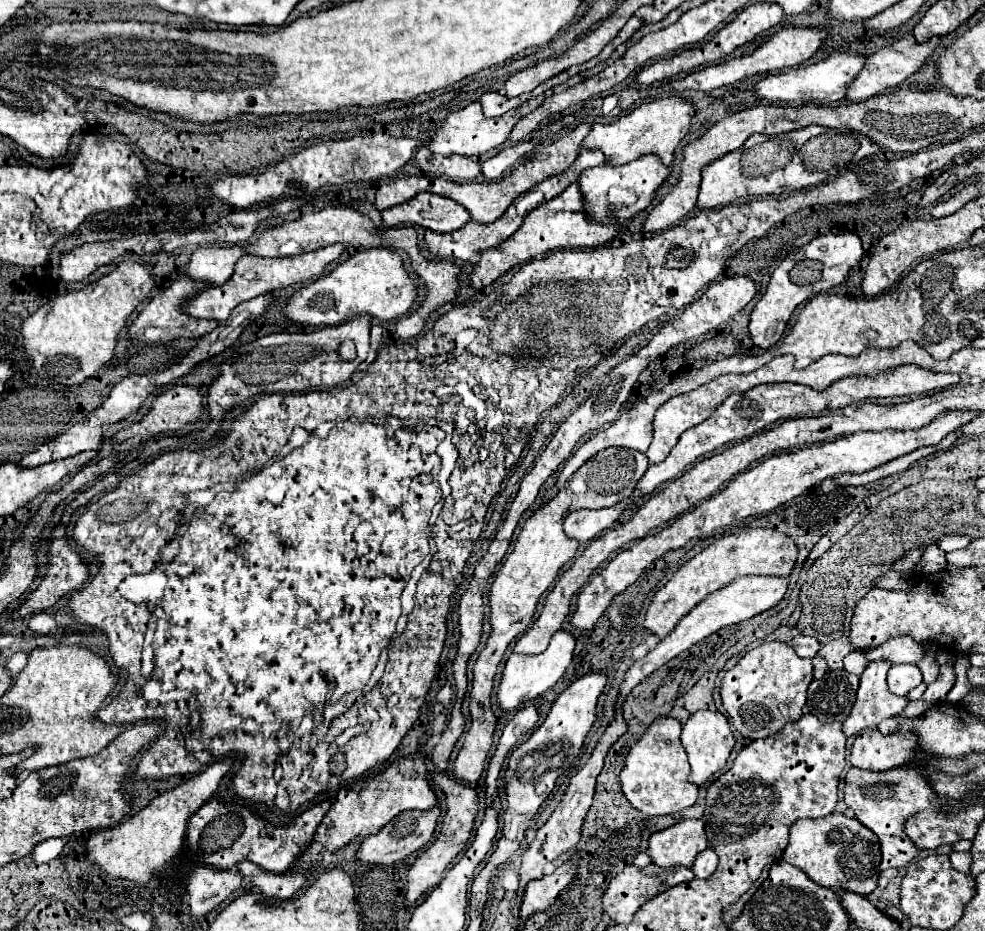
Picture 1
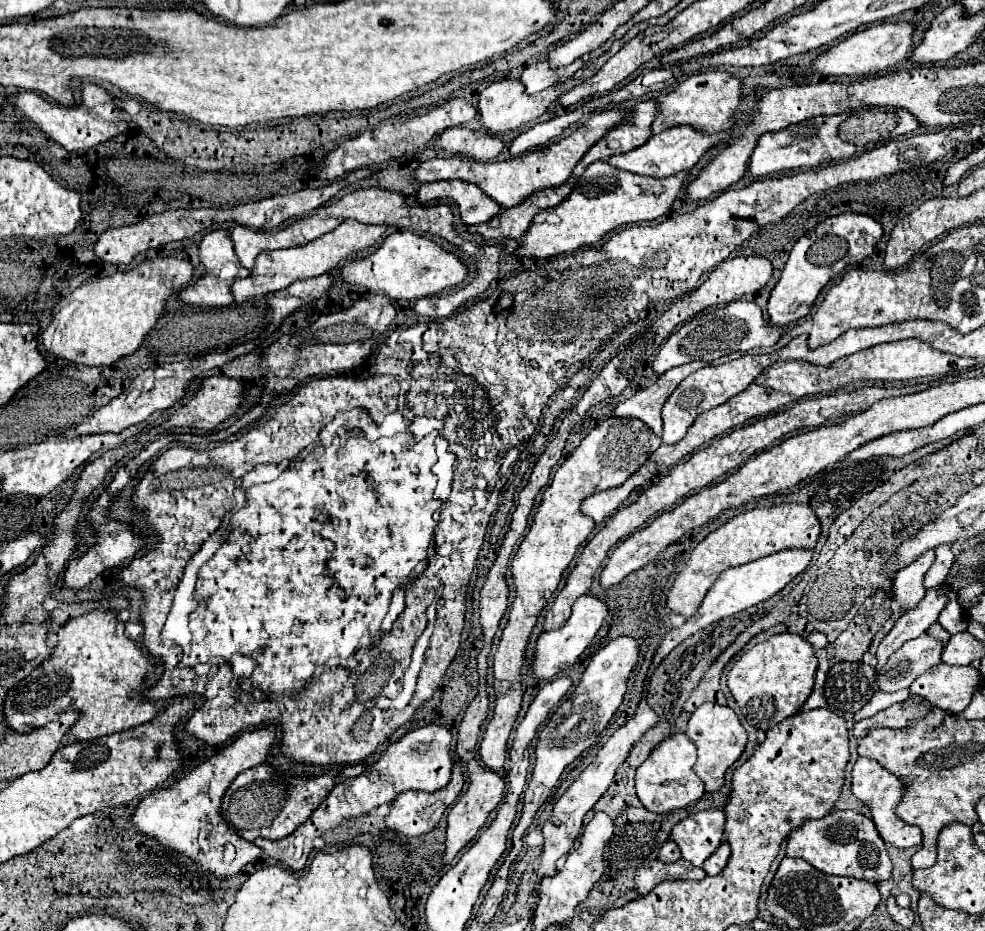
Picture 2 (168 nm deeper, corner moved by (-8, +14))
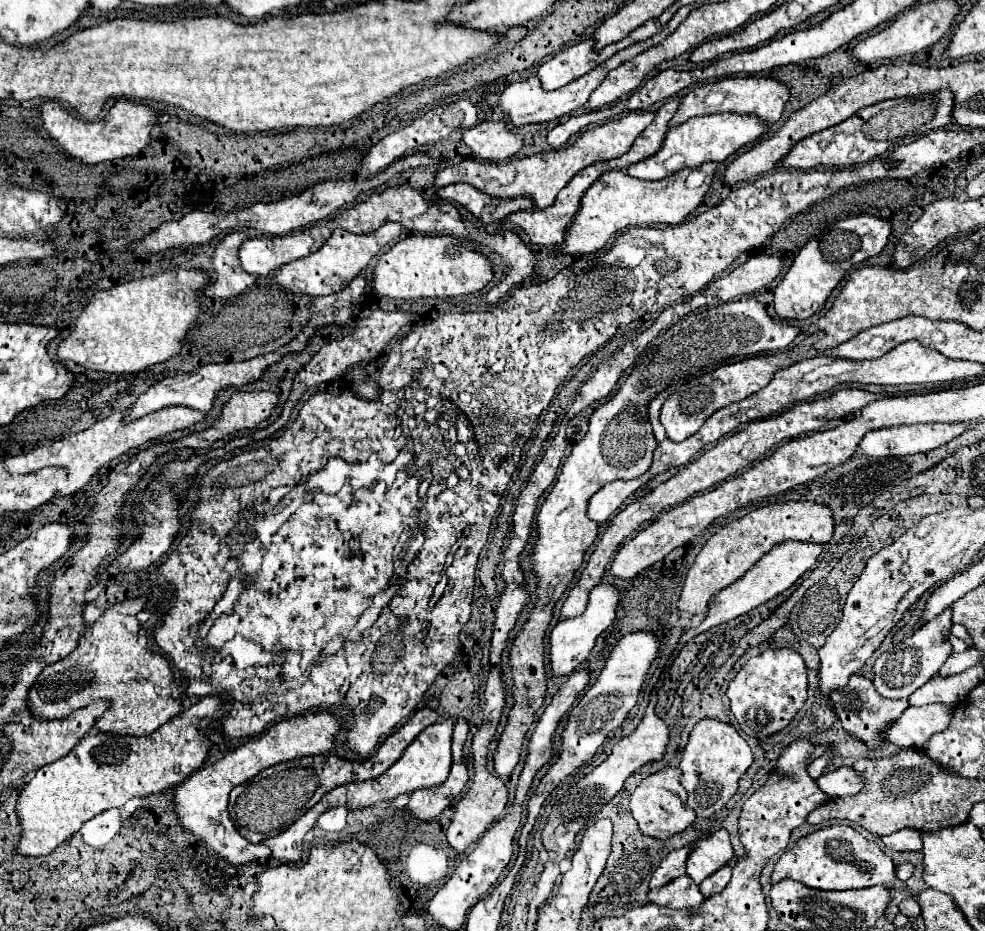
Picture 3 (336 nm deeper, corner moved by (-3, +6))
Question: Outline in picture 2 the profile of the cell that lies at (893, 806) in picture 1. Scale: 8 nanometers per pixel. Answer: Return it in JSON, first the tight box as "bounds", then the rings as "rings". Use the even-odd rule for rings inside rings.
{"bounds":[852,757,922,847],"rings":[[[858,757],[858,761],[854,763],[854,769],[852,769],[852,793],[868,807],[868,811],[874,819],[874,825],[886,843],[890,843],[894,847],[916,847],[922,843],[920,829],[910,827],[908,823],[902,823],[902,819],[896,817],[896,807],[906,793],[906,783],[902,783],[900,777],[896,777],[894,773],[884,769],[878,761],[874,761],[870,757]]]}

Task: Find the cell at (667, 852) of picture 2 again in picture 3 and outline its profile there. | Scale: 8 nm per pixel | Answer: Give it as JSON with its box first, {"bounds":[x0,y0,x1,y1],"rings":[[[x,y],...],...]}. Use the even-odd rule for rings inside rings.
{"bounds":[649,845,693,889],"rings":[[[687,845],[683,849],[677,849],[677,851],[671,851],[659,865],[659,869],[653,873],[651,877],[651,883],[649,883],[649,889],[659,889],[663,885],[667,885],[669,881],[685,875],[685,861],[689,857],[689,853],[693,851],[693,845]]]}

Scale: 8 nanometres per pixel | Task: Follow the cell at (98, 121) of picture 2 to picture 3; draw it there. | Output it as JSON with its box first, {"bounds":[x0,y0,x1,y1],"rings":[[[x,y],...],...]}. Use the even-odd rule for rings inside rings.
{"bounds":[39,99,161,163],"rings":[[[119,99],[109,113],[103,119],[97,121],[85,121],[81,117],[75,117],[67,113],[61,105],[49,101],[39,109],[43,117],[43,125],[47,133],[71,155],[81,159],[83,163],[101,163],[101,161],[113,161],[113,159],[123,159],[123,157],[135,157],[139,155],[151,141],[151,131],[159,123],[161,111],[137,103],[137,101],[127,101]]]}

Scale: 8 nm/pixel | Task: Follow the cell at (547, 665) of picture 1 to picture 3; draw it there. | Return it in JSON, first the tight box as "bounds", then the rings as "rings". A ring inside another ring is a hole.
{"bounds":[551,581,621,675],"rings":[[[611,581],[599,583],[591,593],[589,593],[589,605],[585,609],[585,613],[567,619],[567,621],[559,621],[551,633],[551,665],[553,665],[553,675],[569,675],[573,673],[591,653],[595,639],[613,623],[615,613],[617,613],[617,603],[619,603],[621,595],[617,591],[617,587]]]}

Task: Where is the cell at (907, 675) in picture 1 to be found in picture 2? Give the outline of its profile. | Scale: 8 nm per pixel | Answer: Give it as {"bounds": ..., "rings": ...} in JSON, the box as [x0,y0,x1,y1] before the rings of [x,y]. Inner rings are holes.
{"bounds":[878,635,942,693],"rings":[[[928,635],[906,641],[884,665],[878,687],[888,693],[910,687],[914,679],[940,663],[940,653],[942,645]]]}

